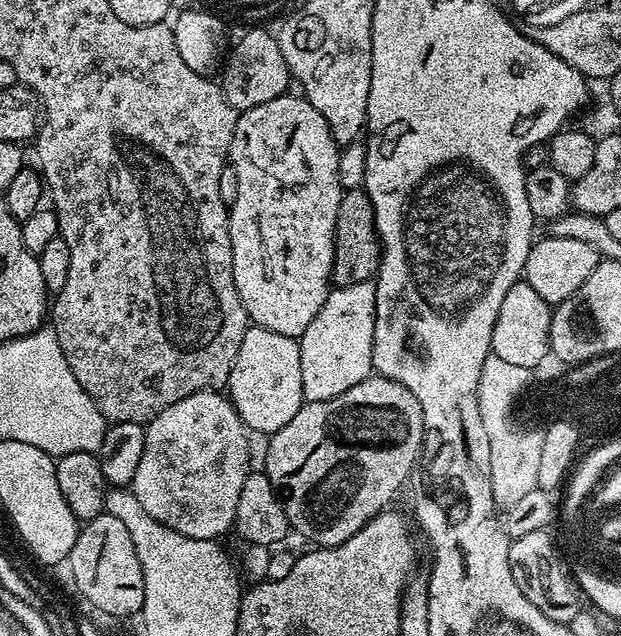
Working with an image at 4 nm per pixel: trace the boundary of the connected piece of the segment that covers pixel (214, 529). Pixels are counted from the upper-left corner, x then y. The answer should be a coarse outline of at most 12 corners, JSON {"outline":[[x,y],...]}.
{"outline":[[216,390],[144,429],[130,485],[162,526],[233,531],[248,436]]}

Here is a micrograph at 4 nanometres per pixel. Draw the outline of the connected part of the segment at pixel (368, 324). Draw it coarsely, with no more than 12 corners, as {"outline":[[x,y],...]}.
{"outline":[[376,285],[333,287],[298,337],[304,398],[373,371]]}

